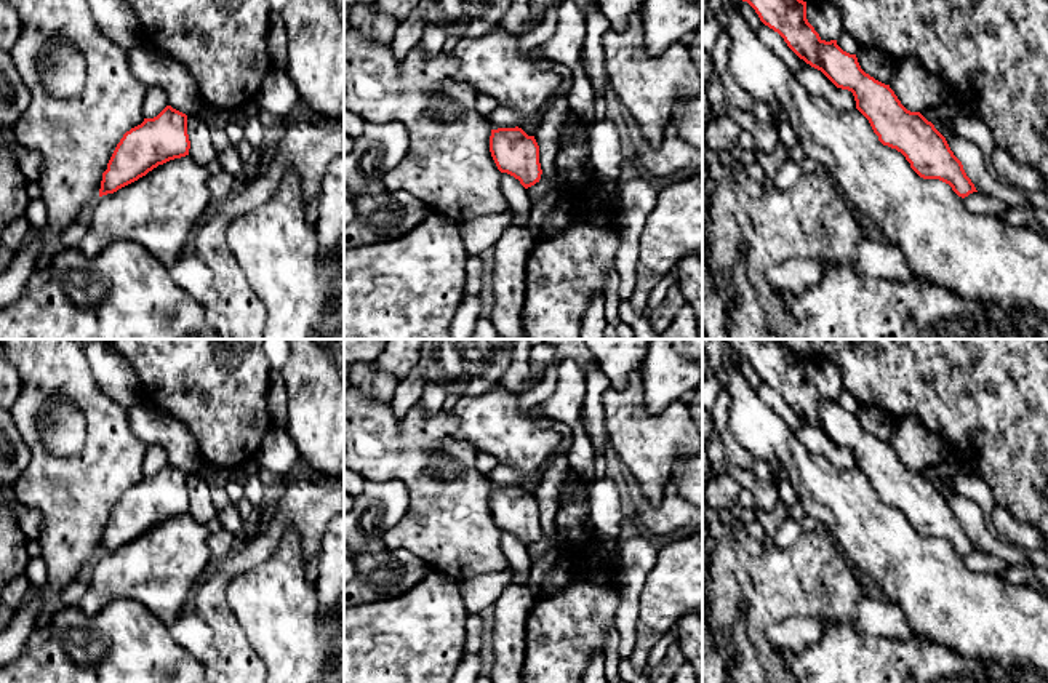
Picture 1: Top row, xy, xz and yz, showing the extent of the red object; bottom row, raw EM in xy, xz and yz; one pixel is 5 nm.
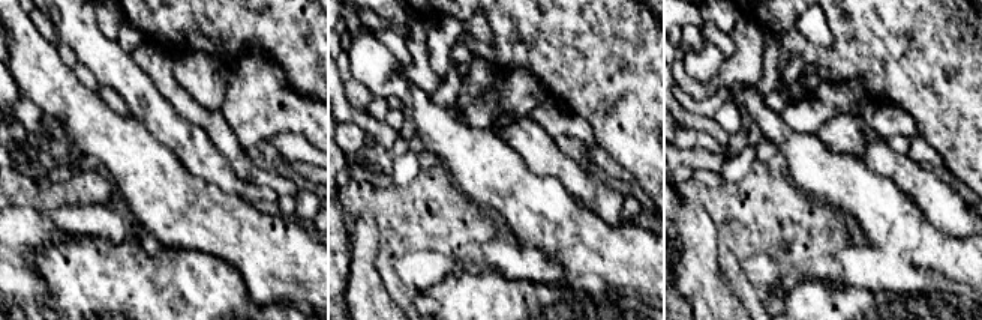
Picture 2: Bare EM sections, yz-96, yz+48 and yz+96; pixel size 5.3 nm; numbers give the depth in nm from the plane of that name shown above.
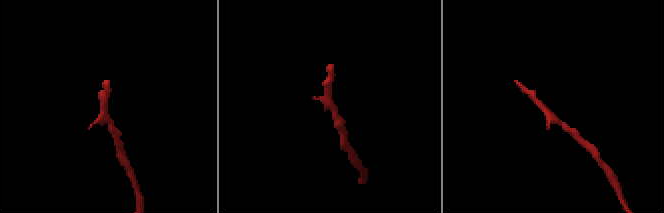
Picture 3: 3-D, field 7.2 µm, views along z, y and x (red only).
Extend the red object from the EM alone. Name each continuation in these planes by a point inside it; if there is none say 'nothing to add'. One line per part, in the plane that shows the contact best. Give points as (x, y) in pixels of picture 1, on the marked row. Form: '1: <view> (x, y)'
nothing to add

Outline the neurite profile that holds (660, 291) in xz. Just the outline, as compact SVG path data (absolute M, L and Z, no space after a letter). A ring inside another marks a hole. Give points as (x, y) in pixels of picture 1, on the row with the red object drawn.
M672 270L666 277L659 280L659 283L653 288L648 298L646 309L643 312L645 317L650 317L654 309L666 299L667 291L672 285L677 285L677 272Z

